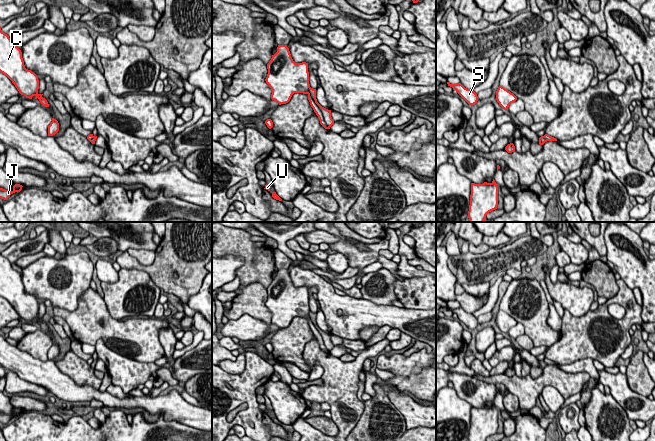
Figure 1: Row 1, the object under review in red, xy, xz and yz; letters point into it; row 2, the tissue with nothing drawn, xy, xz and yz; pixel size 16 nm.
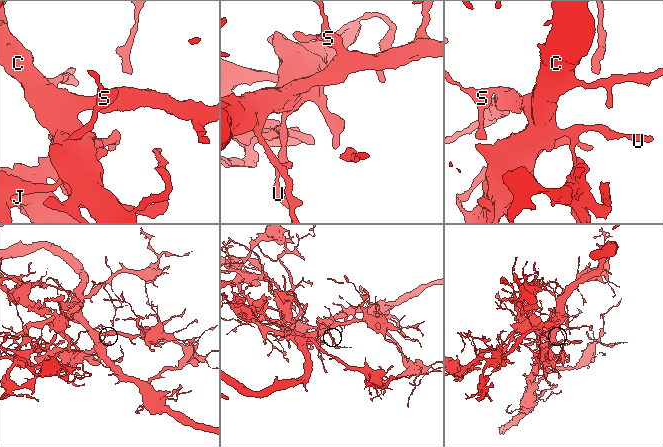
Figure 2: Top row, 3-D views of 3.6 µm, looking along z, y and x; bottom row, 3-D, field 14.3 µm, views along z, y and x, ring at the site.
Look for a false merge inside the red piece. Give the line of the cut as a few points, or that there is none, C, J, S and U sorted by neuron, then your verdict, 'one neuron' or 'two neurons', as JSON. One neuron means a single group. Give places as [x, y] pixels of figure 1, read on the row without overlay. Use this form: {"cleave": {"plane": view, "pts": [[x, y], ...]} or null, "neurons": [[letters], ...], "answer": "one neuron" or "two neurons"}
{"cleave": {"plane": "xz", "pts": [[309, 310], [309, 318], [320, 334], [324, 346], [329, 351]]}, "neurons": [["C", "S", "U"], ["J"]], "answer": "two neurons"}

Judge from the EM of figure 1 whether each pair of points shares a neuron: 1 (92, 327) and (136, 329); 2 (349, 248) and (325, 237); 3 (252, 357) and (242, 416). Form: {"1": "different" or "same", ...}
{"1": "same", "2": "different", "3": "same"}

